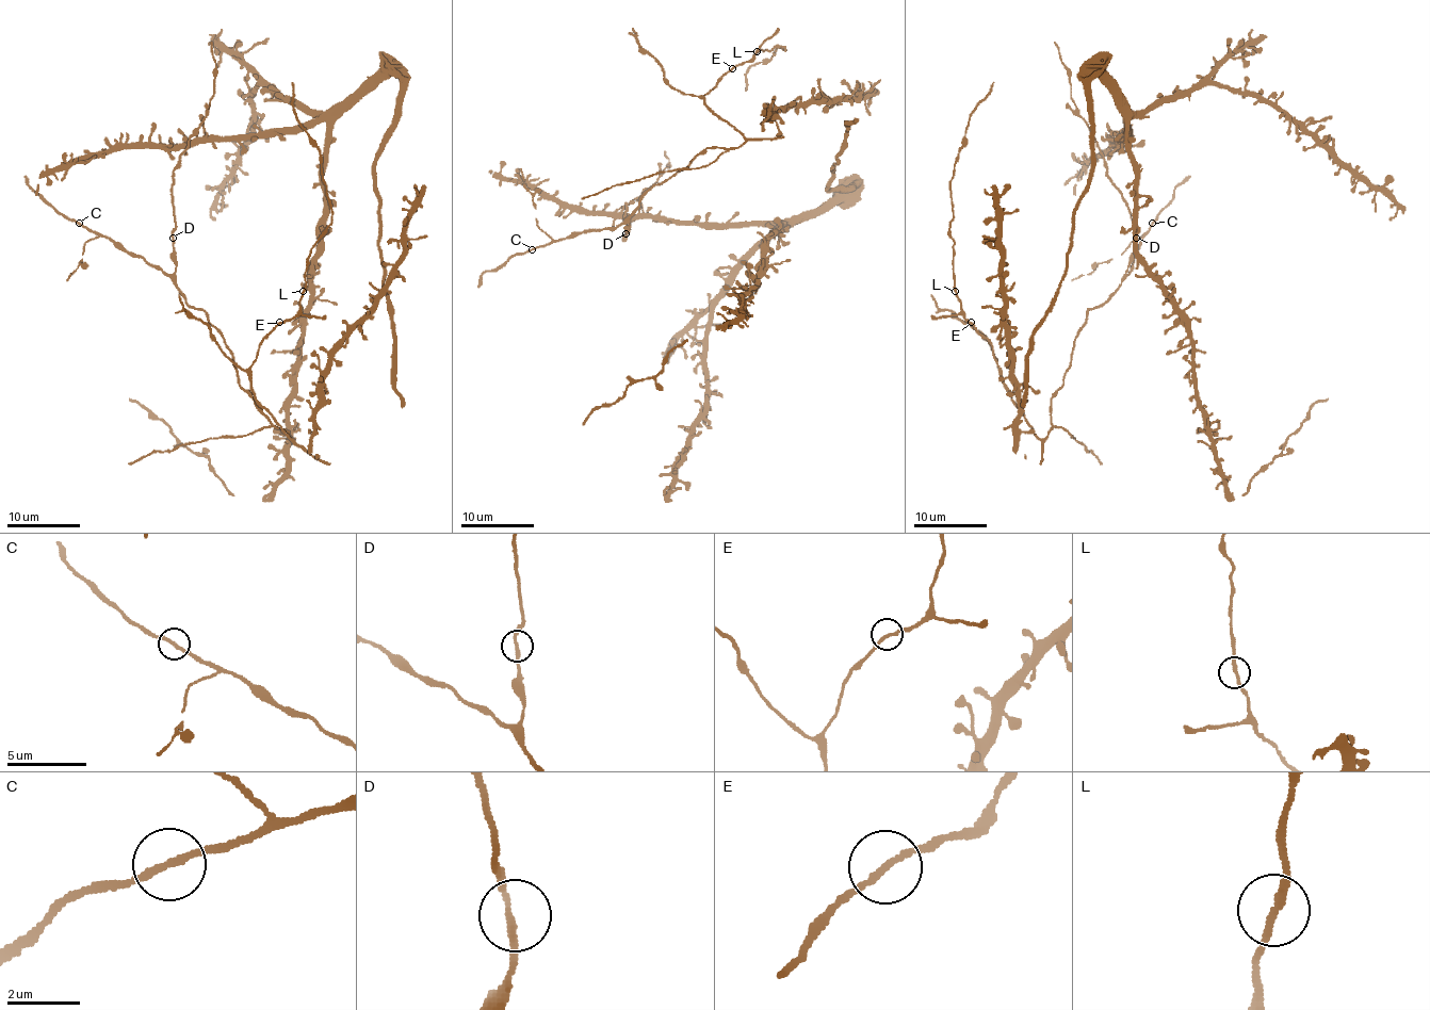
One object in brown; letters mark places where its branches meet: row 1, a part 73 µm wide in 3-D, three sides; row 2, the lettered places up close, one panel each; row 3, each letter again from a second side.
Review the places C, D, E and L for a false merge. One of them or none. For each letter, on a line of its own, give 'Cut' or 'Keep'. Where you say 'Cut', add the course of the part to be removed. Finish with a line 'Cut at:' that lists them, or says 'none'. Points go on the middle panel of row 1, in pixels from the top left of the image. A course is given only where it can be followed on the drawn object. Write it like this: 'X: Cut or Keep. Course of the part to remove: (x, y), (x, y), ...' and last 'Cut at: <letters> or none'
C: Keep
D: Keep
E: Keep
L: Keep
Cut at: none

